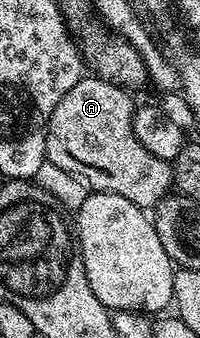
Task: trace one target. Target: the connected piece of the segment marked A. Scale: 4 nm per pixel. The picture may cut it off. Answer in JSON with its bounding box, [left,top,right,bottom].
[45,74,174,210]

